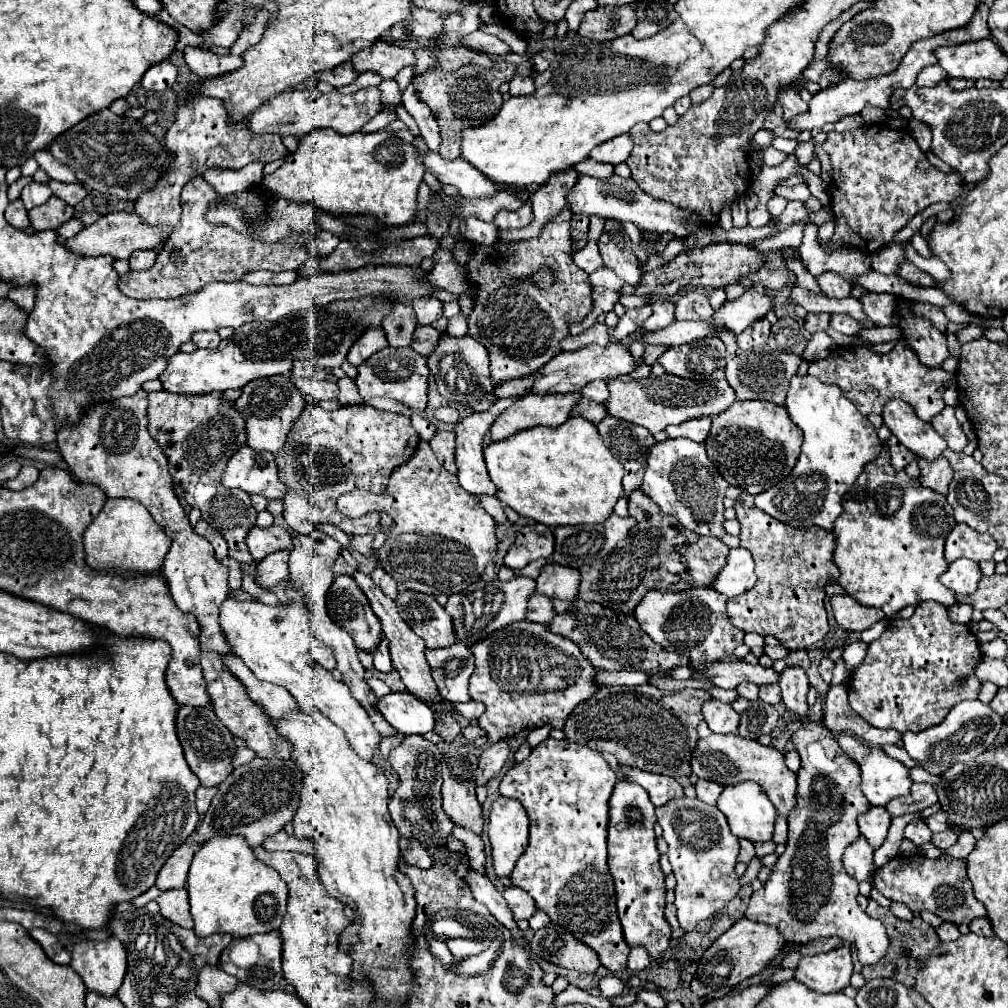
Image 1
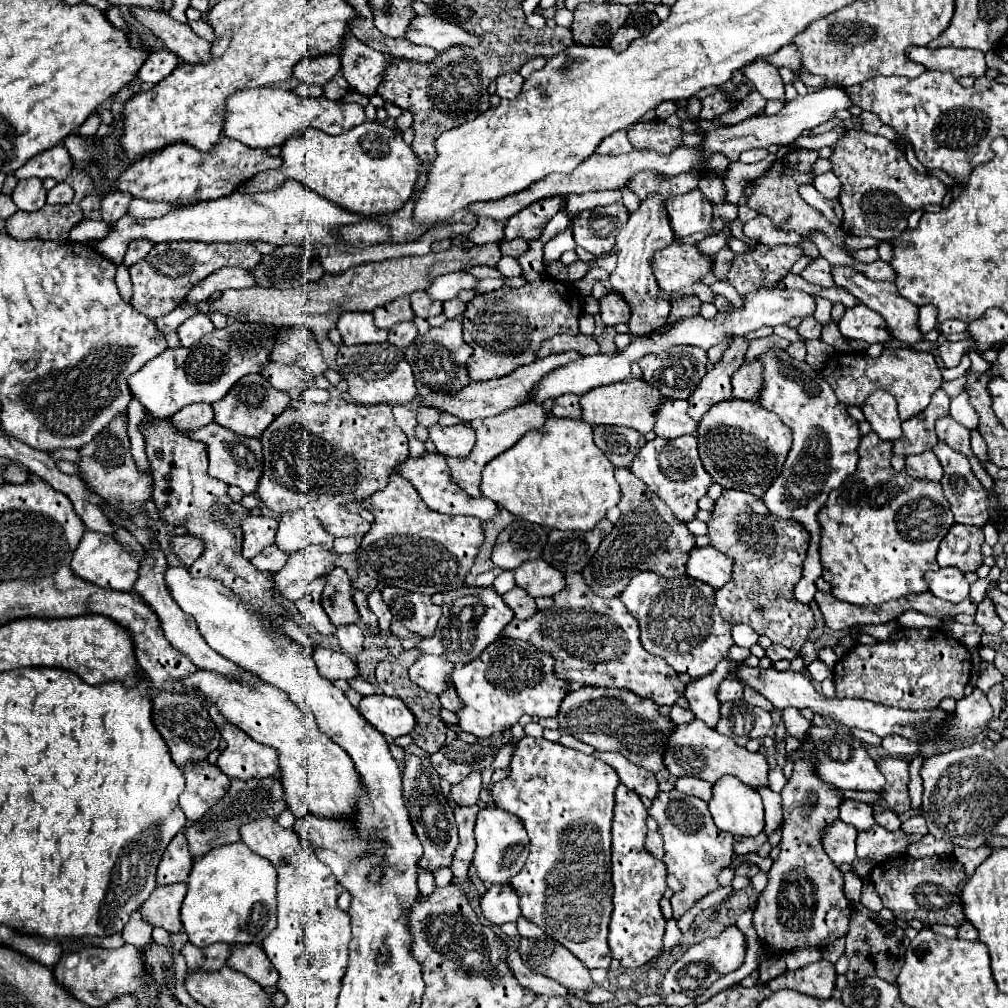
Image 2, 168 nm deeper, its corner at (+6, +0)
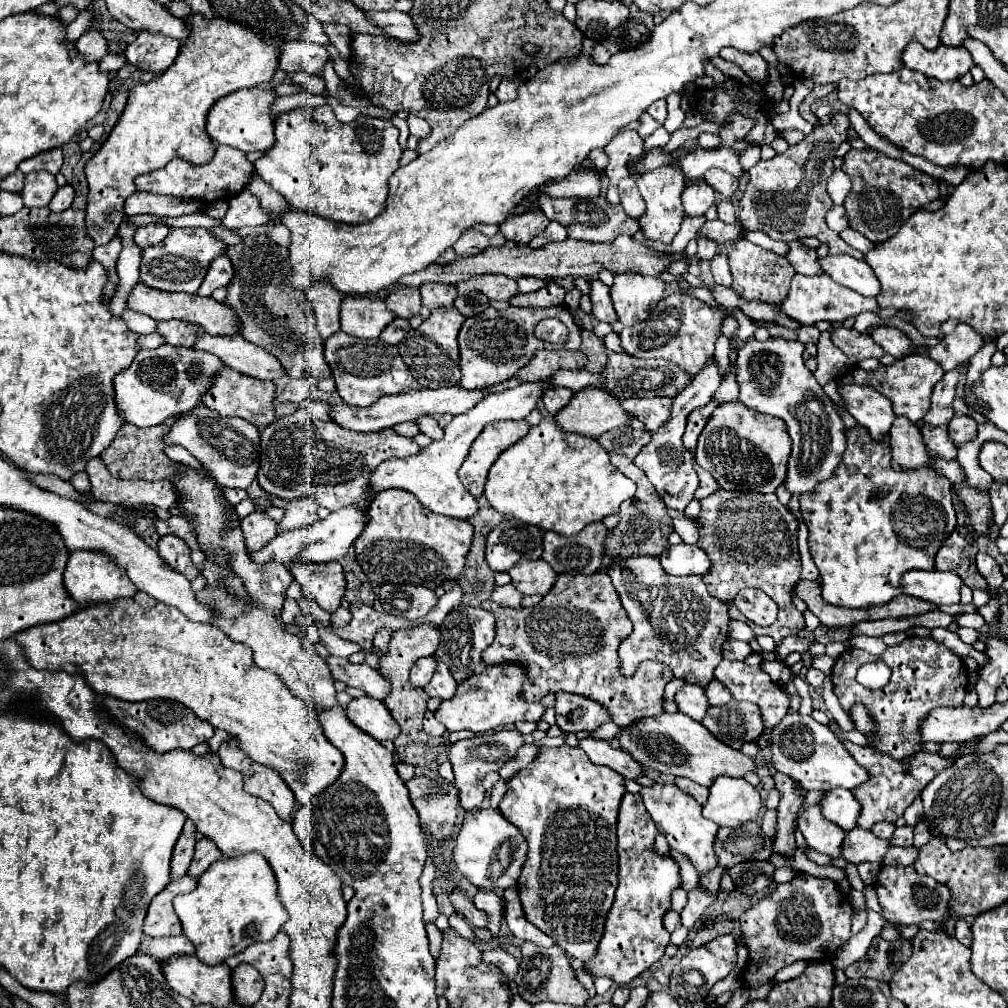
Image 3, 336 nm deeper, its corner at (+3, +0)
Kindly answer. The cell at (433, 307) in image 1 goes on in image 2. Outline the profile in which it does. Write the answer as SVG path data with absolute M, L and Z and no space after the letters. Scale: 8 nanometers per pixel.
M413 292L411 294L411 306L415 310L415 316L429 318L429 316L439 316L443 312L443 302L433 300L425 292Z

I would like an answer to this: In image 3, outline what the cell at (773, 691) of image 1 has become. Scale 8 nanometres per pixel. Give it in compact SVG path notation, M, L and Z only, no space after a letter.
M722 659L714 676L730 688L735 700L750 701L760 706L766 730L784 718L788 710L788 694L784 688L774 684L760 666Z

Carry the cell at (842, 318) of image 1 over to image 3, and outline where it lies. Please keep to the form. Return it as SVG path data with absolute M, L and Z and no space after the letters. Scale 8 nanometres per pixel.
M874 326L868 330L868 334L872 336L872 340L876 344L880 344L884 348L884 352L902 358L906 352L910 352L910 348L914 348L914 344L910 342L910 338L898 330L898 328L890 328L890 326Z

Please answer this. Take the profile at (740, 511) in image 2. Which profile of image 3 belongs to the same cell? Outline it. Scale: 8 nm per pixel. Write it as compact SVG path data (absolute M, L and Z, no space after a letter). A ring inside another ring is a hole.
M718 490L712 496L700 500L702 502L702 512L696 518L696 526L700 530L700 540L698 546L702 550L706 550L706 554L712 560L712 570L704 576L704 582L708 586L708 592L712 596L716 596L718 600L724 600L724 604L730 606L730 618L744 621L752 626L756 634L768 634L776 640L776 644L780 644L786 636L798 636L800 632L804 632L806 624L804 624L804 616L802 612L796 610L796 606L792 604L792 588L794 584L800 580L800 570L802 570L802 562L800 562L800 552L798 552L798 520L796 516L784 508L776 494L756 494L756 492L728 492L728 490ZM742 588L760 588L764 590L776 604L778 604L778 620L768 626L768 628L760 628L754 626L738 608L734 608L734 596L742 590Z

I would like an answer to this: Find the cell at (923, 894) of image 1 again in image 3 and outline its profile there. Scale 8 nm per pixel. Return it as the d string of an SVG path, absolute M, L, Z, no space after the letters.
M882 866L878 880L876 880L876 892L882 906L882 916L888 922L894 924L920 924L924 920L932 922L944 922L950 912L950 900L952 892L948 886L942 886L930 876L920 876L914 866Z

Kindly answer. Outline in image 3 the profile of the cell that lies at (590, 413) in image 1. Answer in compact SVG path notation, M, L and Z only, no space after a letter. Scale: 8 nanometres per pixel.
M550 388L544 392L542 396L542 402L544 402L544 408L548 410L548 414L558 414L572 398L572 390L568 388Z

